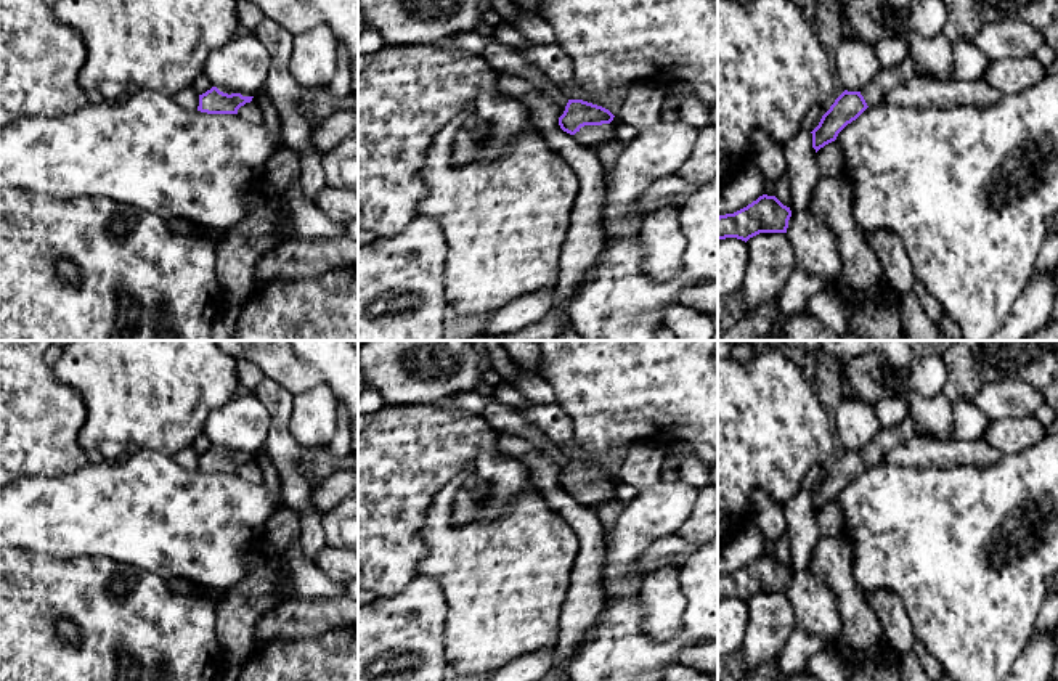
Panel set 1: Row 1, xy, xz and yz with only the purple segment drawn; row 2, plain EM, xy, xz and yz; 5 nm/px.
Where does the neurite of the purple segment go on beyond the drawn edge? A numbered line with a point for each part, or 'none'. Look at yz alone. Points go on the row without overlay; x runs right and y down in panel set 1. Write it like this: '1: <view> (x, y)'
1: yz (885, 440)

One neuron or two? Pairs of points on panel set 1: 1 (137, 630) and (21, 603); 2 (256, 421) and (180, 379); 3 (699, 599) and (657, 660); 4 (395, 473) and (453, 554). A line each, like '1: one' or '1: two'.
1: one
2: two
3: one
4: two

